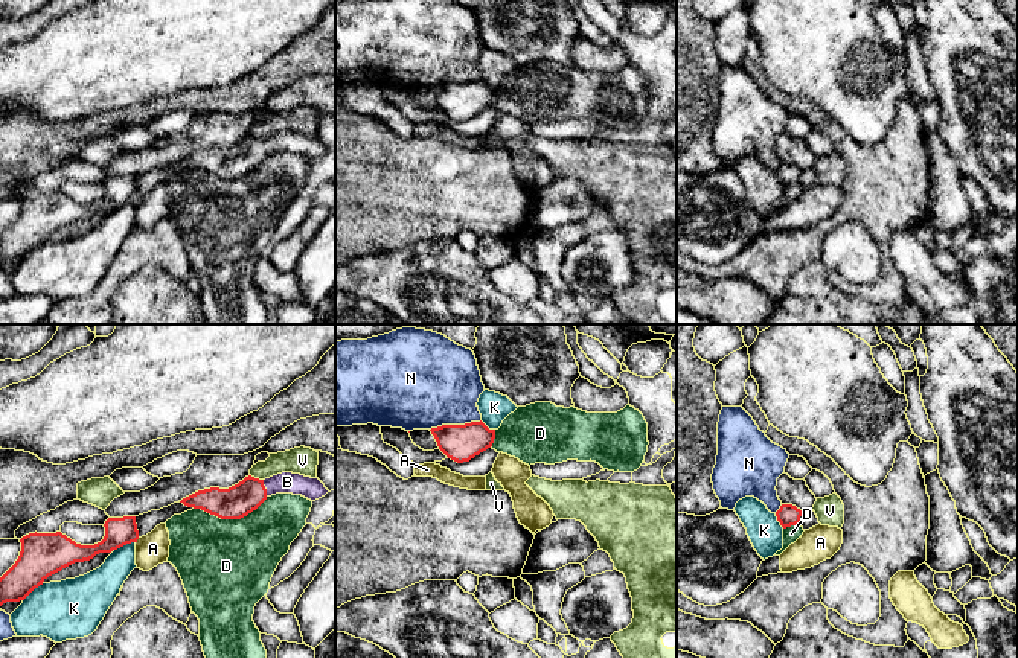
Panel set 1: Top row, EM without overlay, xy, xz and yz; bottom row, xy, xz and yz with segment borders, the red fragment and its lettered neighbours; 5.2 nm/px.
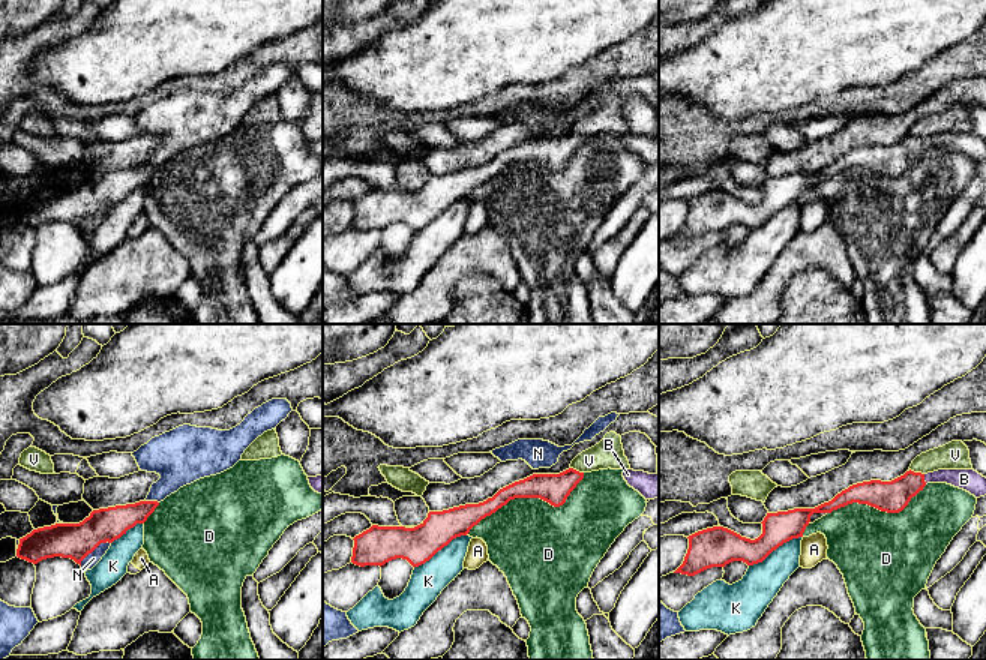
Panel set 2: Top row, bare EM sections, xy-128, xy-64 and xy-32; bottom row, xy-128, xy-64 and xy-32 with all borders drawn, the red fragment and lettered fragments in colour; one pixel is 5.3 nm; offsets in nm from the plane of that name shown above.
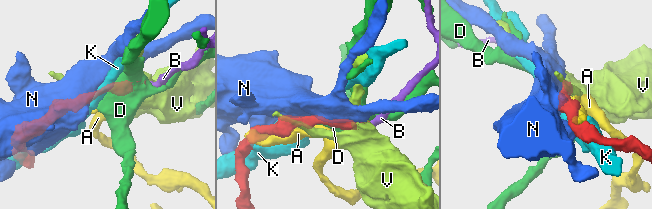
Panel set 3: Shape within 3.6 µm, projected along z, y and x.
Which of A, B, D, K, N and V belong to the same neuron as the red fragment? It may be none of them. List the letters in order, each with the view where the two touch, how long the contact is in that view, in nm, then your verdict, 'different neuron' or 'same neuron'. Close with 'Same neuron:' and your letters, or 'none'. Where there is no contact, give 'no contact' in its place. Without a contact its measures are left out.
A: contact in xy; length 40 nm; different neuron
B: contact in xy; length 90 nm; same neuron
D: contact in xy; length 400 nm; different neuron
K: contact in xy; length 120 nm; different neuron
N: contact in xz; length 280 nm; different neuron
V: contact in xy; length 80 nm; different neuron
Same neuron: B

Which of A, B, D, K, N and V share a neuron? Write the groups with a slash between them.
A / B / D / K / N / V

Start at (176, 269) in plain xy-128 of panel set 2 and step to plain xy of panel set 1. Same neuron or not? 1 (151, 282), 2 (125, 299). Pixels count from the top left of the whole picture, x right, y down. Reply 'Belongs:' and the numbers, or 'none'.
Belongs: none

